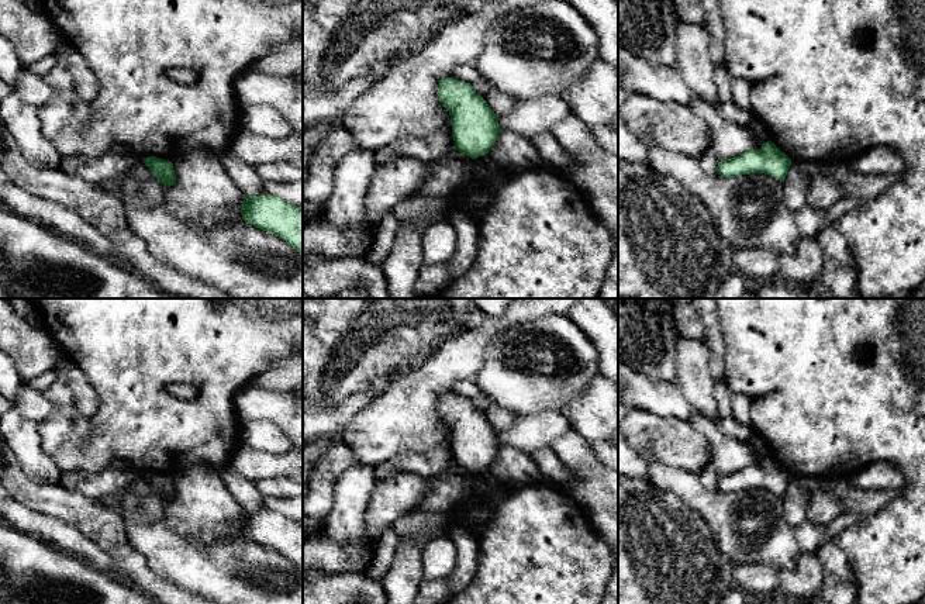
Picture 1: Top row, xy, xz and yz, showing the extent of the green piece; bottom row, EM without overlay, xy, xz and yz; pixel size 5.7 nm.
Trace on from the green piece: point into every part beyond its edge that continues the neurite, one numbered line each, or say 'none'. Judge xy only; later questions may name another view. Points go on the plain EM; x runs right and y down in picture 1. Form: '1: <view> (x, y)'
none

